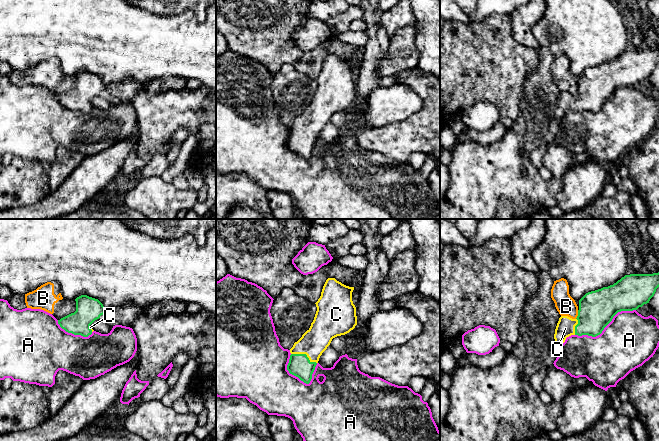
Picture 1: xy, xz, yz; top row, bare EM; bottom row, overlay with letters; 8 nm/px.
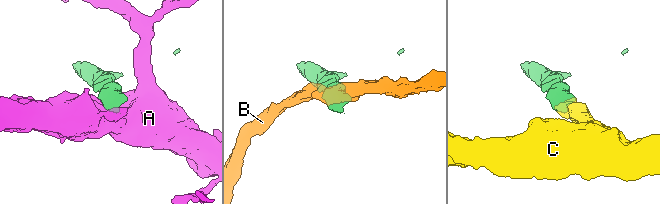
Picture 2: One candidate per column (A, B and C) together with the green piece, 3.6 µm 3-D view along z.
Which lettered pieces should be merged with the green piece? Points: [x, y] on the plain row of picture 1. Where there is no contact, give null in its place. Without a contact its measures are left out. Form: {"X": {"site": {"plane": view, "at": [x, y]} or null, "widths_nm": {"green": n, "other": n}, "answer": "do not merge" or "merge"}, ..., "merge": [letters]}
{"A": {"site": {"plane": "yz", "at": [605, 102]}, "widths_nm": {"green": 300, "other": 420}, "answer": "do not merge"}, "B": {"site": {"plane": "yz", "at": [578, 90]}, "widths_nm": {"green": 300, "other": 160}, "answer": "do not merge"}, "C": {"site": {"plane": "xz", "at": [304, 130]}, "widths_nm": {"green": 180, "other": 220}, "answer": "merge"}, "merge": ["C"]}

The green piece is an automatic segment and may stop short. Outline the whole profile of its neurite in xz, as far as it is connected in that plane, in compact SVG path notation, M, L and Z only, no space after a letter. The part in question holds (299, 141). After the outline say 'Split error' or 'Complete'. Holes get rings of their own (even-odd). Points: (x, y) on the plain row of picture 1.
M328 54L315 79L317 87L310 104L290 125L287 146L309 160L322 129L333 114L349 109L357 101L356 83L352 77L354 63Z. Split error

